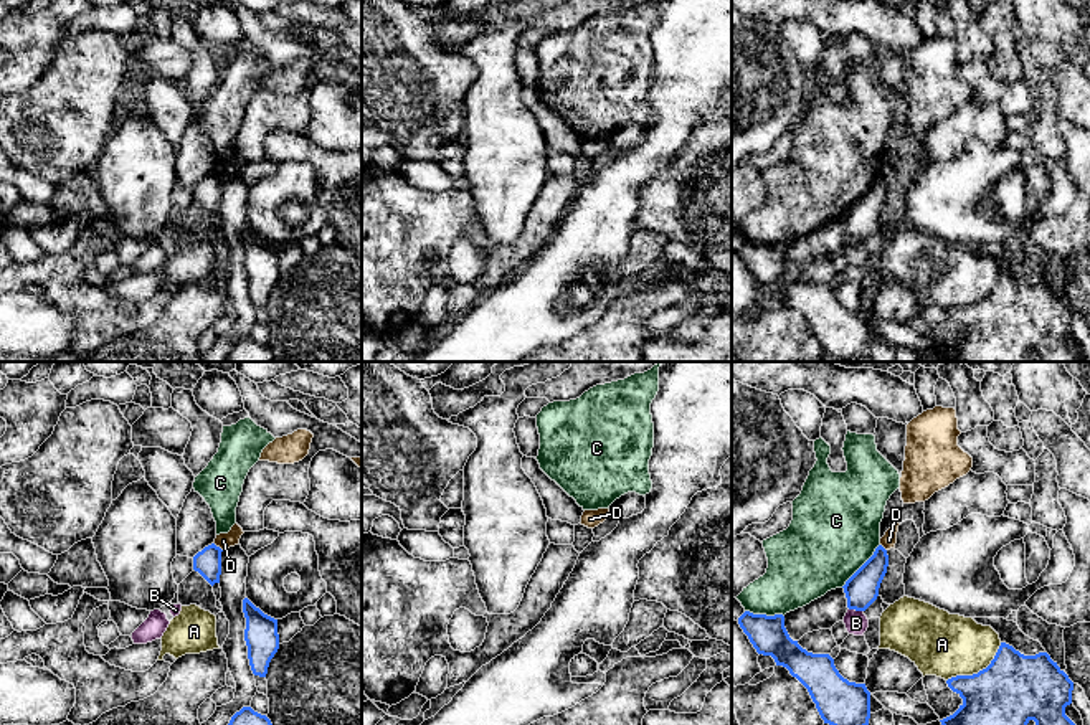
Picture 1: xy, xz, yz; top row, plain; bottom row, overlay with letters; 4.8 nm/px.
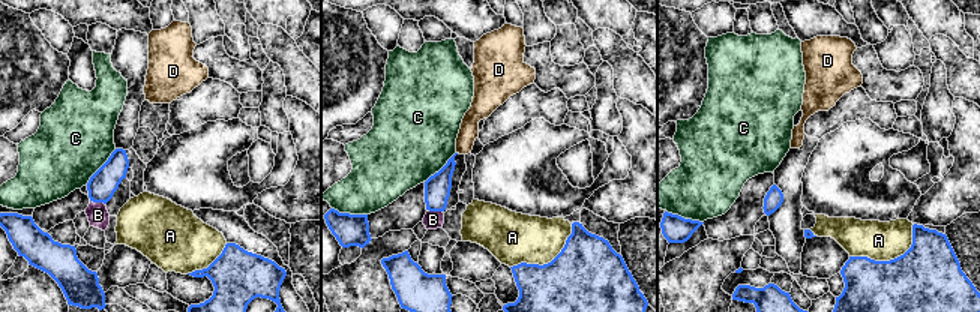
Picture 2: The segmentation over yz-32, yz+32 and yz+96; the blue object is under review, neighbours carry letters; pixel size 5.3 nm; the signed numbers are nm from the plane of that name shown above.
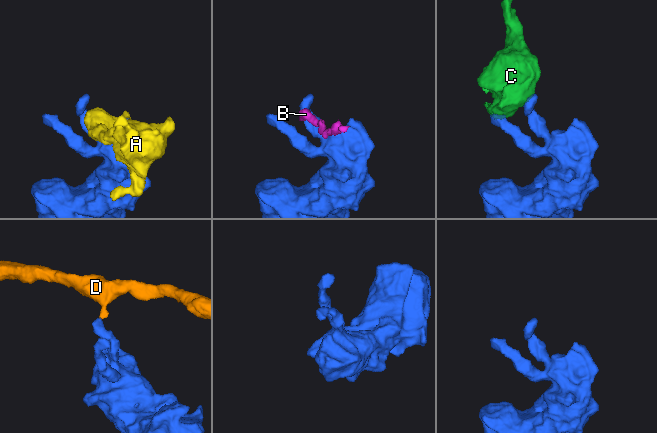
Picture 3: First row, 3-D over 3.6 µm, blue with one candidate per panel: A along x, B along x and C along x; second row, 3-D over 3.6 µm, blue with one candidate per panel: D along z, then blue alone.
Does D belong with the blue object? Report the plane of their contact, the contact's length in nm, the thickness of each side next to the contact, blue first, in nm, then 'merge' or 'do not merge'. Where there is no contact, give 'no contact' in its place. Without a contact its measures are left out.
xy | 60 nm | 130/80 nm | do not merge

